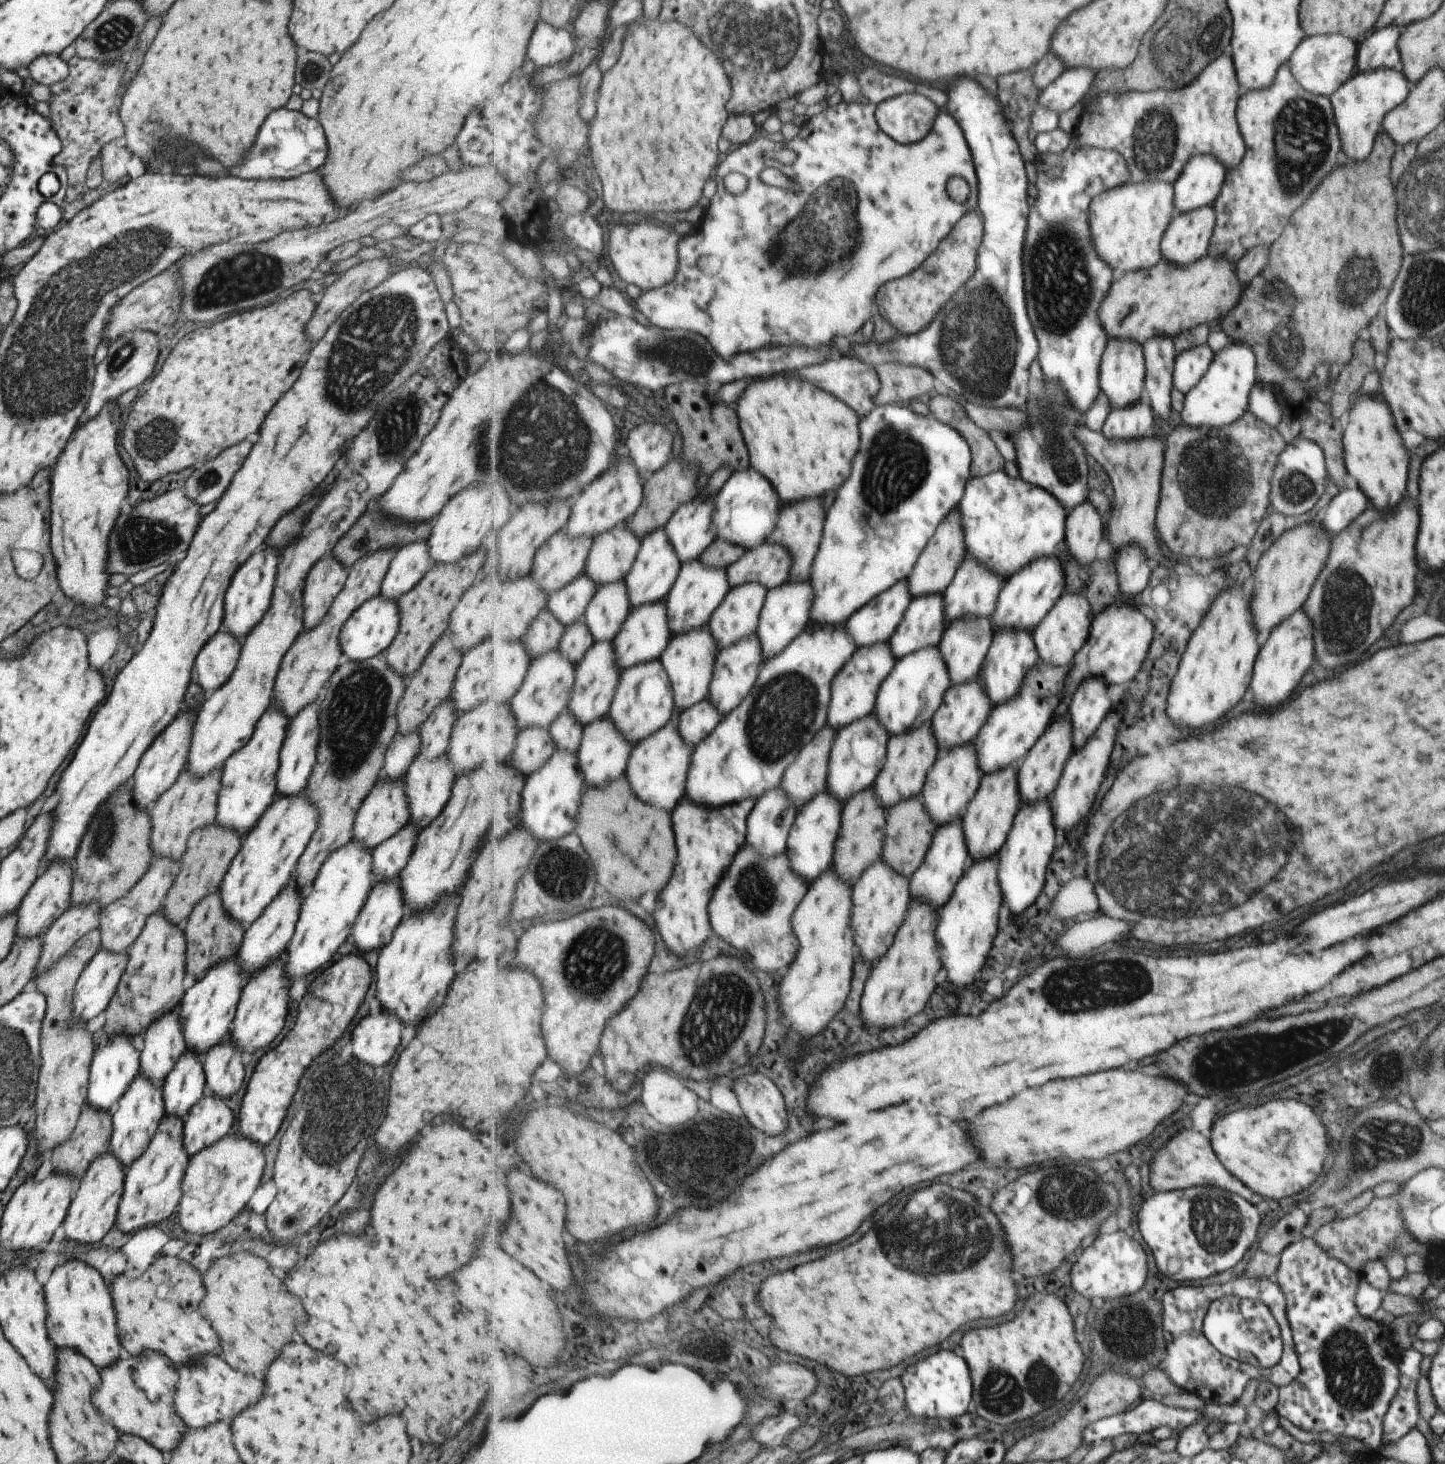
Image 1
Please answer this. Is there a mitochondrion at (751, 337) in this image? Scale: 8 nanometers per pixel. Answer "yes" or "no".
no

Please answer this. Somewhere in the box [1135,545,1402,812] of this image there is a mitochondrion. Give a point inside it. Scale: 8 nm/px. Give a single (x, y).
(1346, 600)

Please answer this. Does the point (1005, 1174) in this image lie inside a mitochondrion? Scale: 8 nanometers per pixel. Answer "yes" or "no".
no

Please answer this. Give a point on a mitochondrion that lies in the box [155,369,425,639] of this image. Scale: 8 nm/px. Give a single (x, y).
(208, 478)

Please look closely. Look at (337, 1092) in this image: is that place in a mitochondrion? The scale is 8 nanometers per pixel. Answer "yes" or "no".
yes

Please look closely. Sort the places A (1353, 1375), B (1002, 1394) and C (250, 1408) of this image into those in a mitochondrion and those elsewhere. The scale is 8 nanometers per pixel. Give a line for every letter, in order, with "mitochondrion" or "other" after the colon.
A: mitochondrion
B: mitochondrion
C: other

